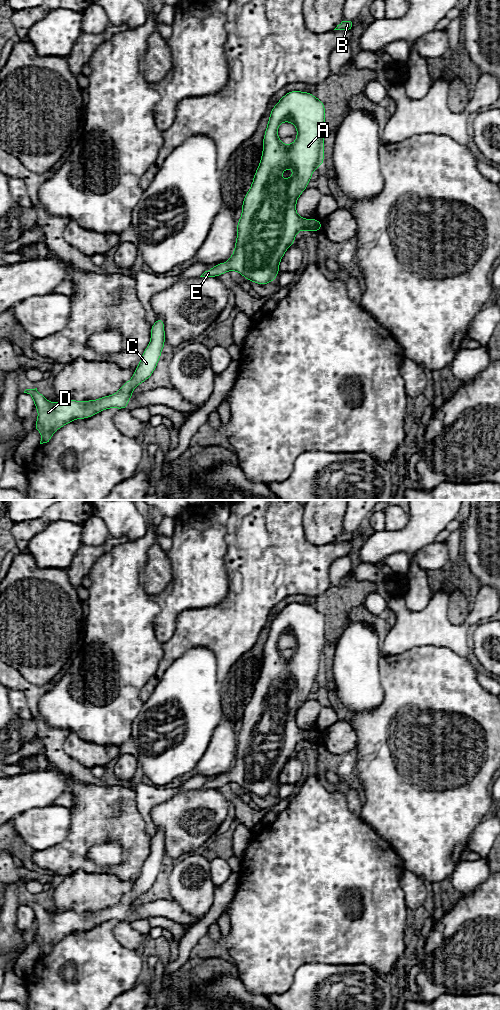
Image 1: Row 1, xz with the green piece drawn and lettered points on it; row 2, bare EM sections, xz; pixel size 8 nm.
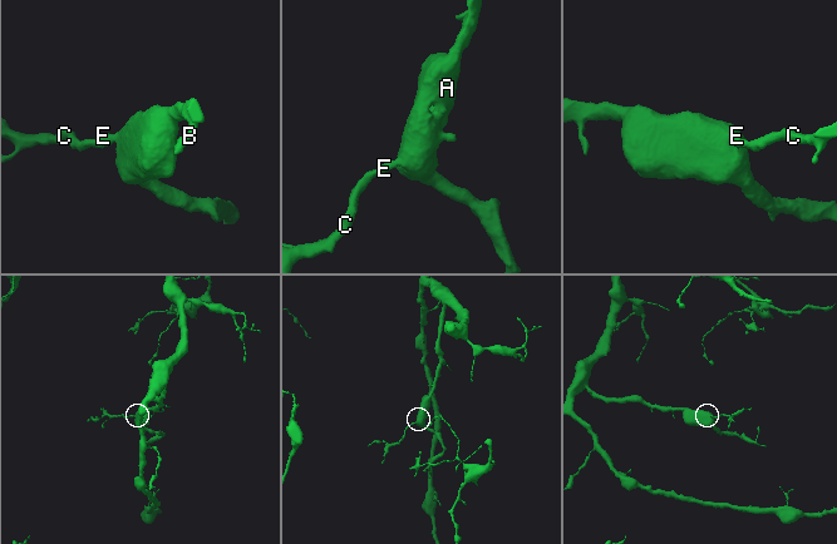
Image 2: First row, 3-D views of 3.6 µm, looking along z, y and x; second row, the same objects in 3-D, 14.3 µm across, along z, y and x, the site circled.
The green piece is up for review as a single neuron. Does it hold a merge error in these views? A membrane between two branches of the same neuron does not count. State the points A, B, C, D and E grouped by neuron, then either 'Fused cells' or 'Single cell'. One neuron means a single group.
Groups: A B C D E. Single cell

